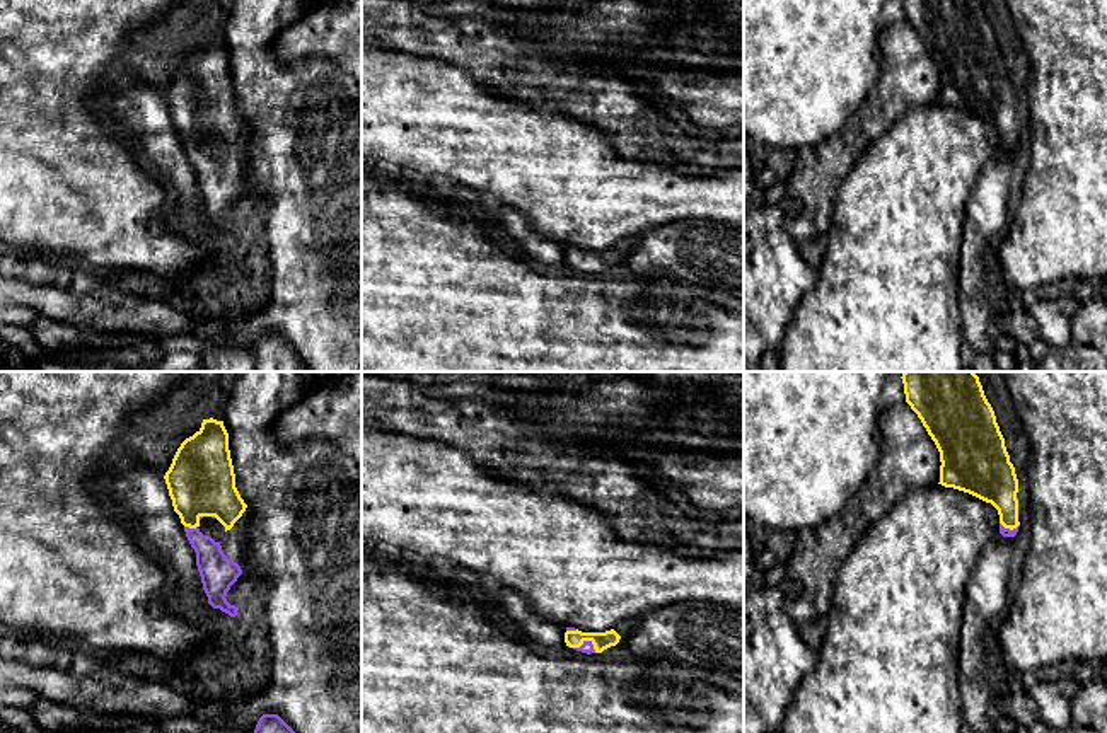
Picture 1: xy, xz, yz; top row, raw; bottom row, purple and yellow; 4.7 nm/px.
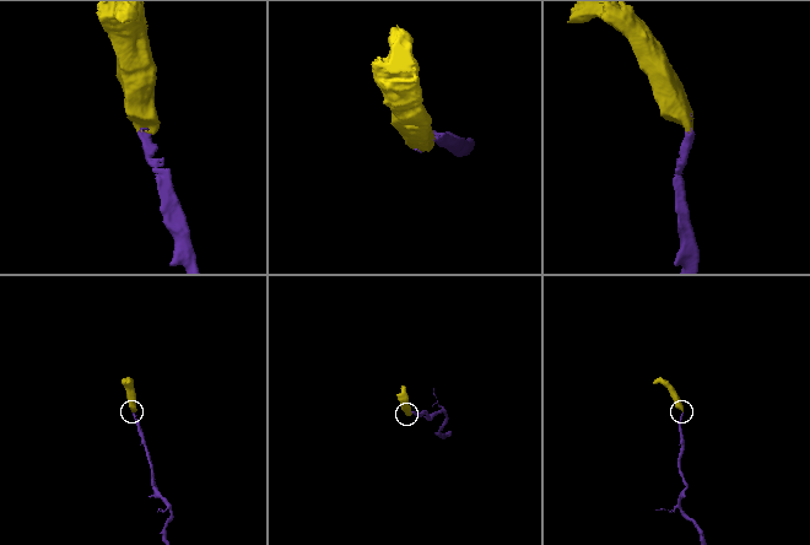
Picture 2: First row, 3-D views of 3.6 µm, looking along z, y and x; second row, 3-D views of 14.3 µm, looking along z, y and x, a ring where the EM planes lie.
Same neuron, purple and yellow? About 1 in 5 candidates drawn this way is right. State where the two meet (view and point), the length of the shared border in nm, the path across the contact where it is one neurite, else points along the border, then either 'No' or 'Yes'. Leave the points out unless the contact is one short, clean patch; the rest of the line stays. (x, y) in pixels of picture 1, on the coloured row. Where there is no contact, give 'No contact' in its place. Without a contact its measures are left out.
Touches purple at xy (191, 529). Shared border 60 nm. Path across: xy (217, 573), (208, 551), (191, 529), (191, 500), (202, 483). Yes

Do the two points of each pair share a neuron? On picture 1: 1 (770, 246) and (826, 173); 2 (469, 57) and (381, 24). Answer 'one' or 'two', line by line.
1: two
2: one

